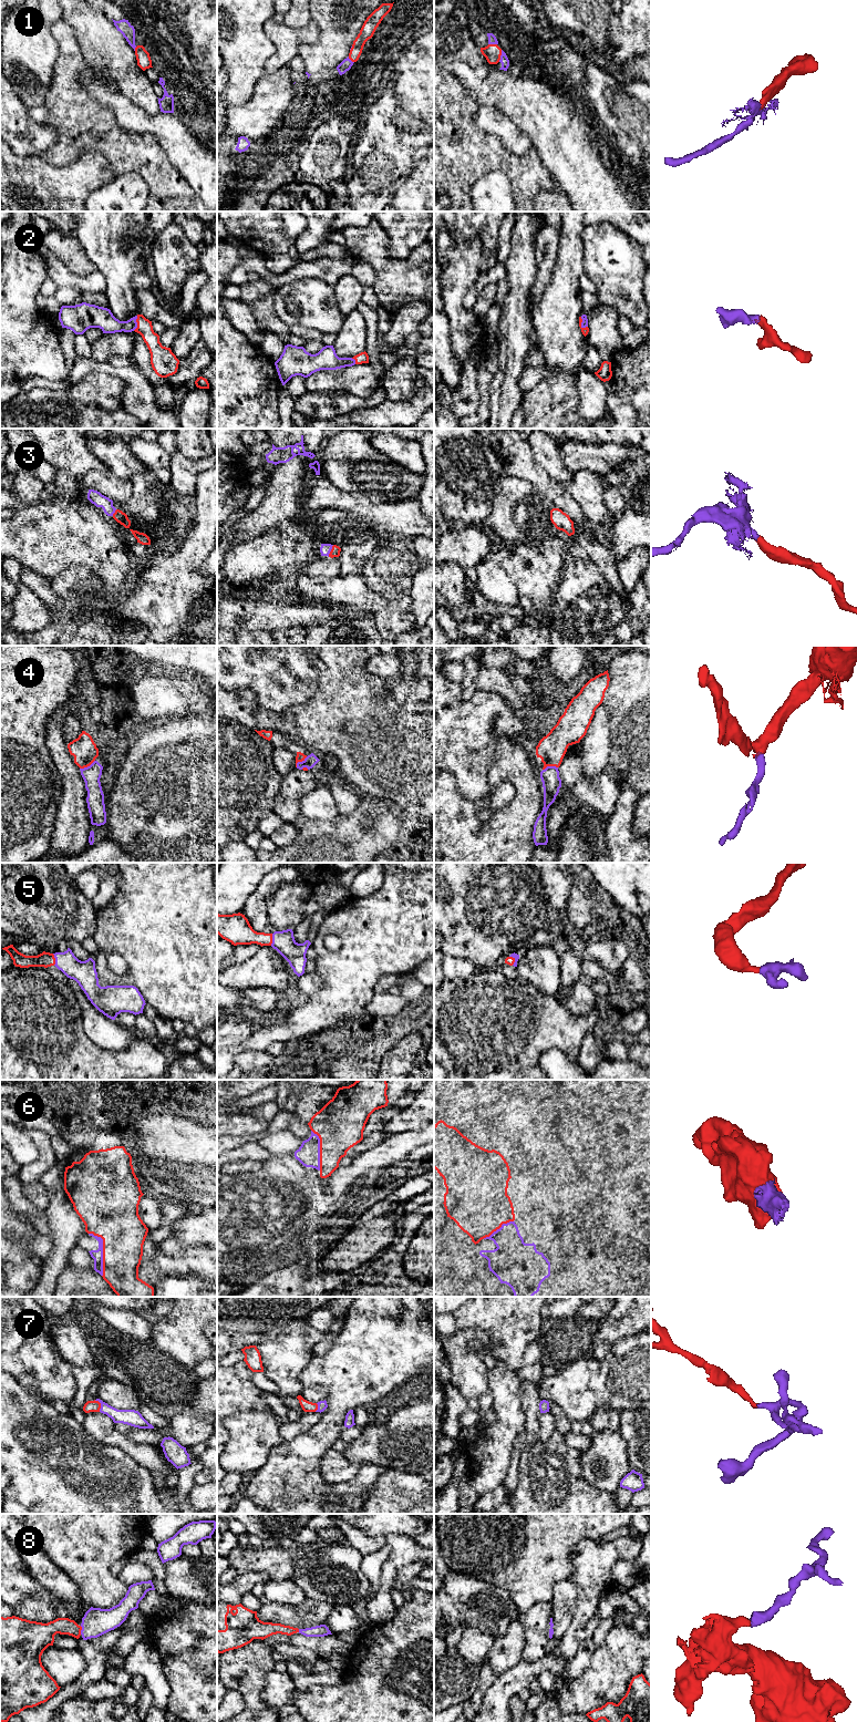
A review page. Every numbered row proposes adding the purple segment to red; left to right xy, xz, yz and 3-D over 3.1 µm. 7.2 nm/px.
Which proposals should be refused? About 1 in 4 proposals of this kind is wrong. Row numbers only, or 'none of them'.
none of them

